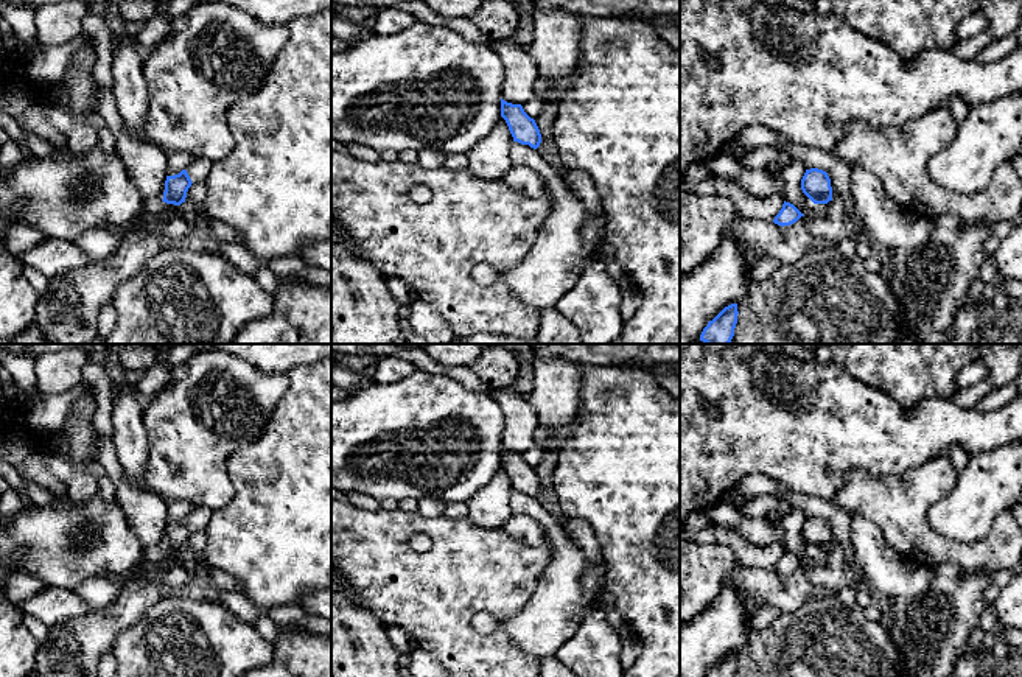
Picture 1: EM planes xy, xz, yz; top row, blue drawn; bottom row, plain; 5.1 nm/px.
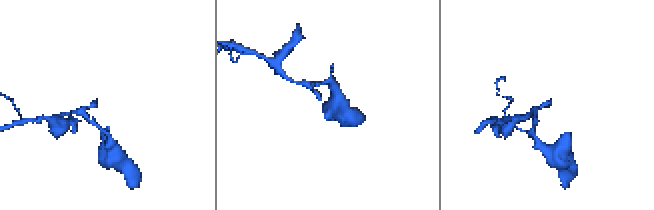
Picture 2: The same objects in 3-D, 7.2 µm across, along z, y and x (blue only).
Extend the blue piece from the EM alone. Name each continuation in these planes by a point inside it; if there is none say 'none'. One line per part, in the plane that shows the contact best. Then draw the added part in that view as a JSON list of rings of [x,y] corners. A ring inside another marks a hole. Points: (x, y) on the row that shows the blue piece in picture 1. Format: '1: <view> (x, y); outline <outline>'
1: xy (199, 168); outline [[[194,157],[185,170],[191,182],[205,182],[212,167],[213,167],[213,162],[210,159]]]

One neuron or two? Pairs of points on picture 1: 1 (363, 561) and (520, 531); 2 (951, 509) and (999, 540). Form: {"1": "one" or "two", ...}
{"1": "two", "2": "two"}

